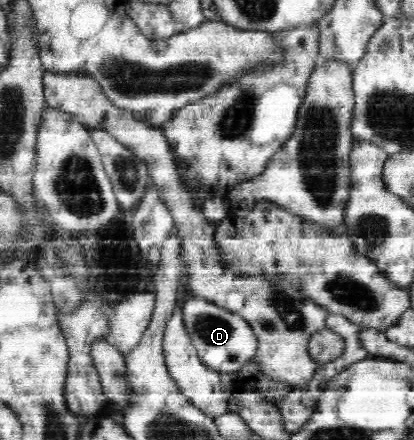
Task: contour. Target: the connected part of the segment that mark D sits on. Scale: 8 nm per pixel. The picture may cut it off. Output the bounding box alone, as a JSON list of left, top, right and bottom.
[180,298,258,379]

